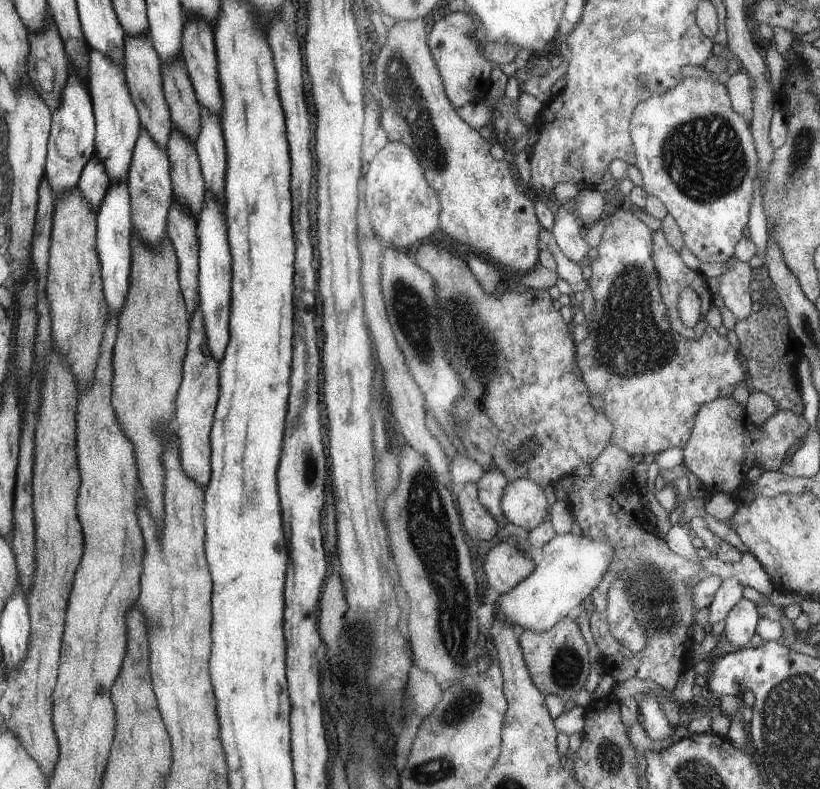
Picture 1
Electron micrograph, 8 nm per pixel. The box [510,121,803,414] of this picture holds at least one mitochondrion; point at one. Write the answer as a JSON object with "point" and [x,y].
{"point":[629,340]}

